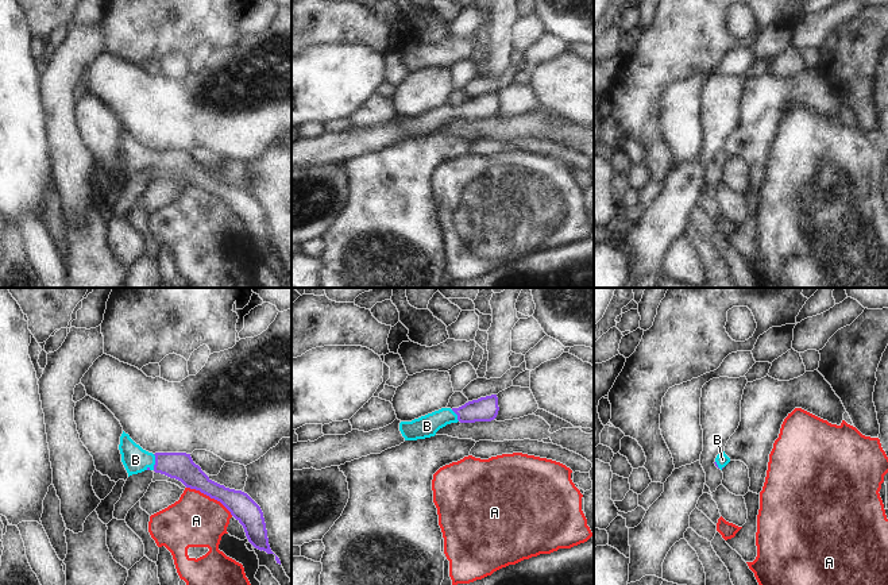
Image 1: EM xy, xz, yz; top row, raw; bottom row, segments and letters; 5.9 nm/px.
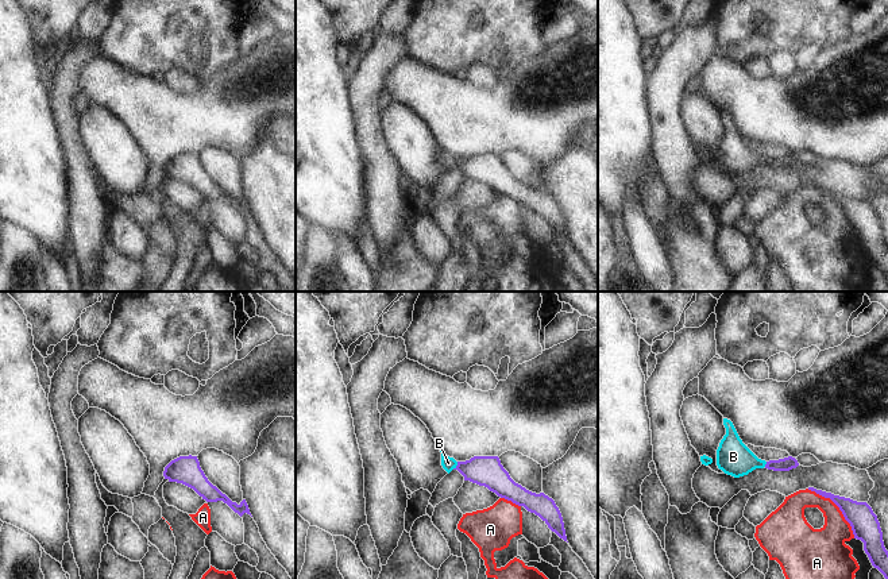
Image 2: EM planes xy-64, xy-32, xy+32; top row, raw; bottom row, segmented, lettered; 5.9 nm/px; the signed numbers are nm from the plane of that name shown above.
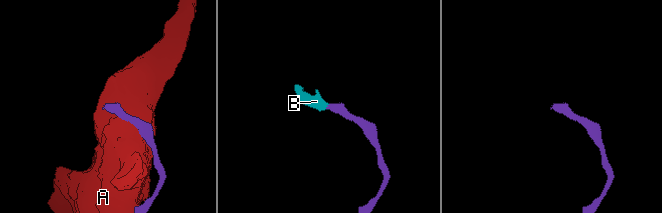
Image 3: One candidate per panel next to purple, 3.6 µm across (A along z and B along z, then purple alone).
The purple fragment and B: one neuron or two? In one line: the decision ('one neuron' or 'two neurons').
one neuron

